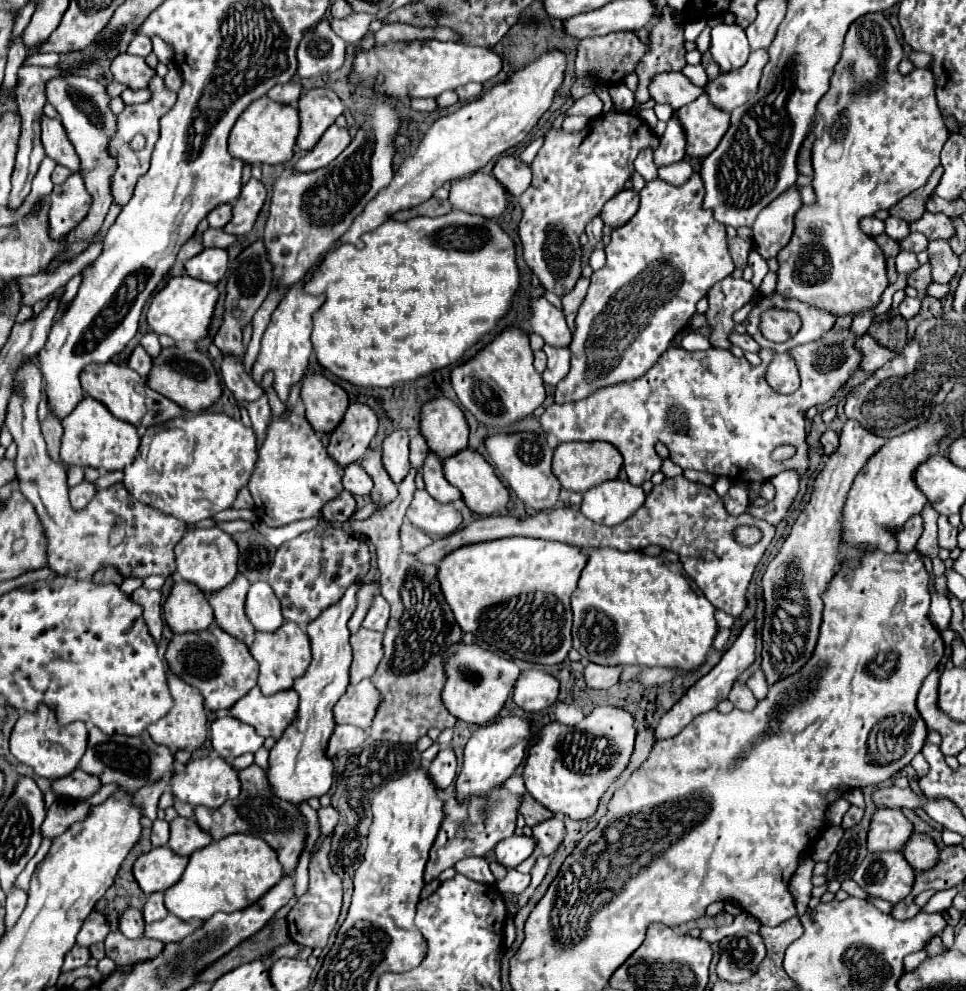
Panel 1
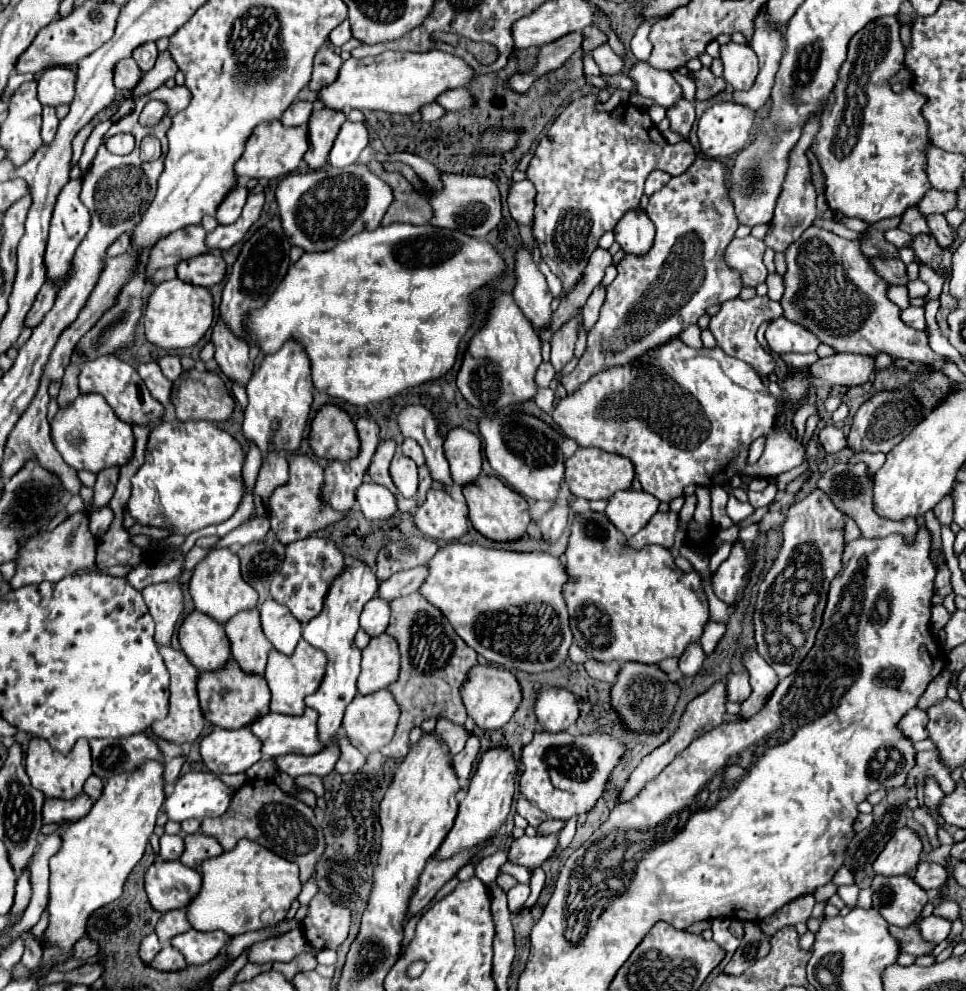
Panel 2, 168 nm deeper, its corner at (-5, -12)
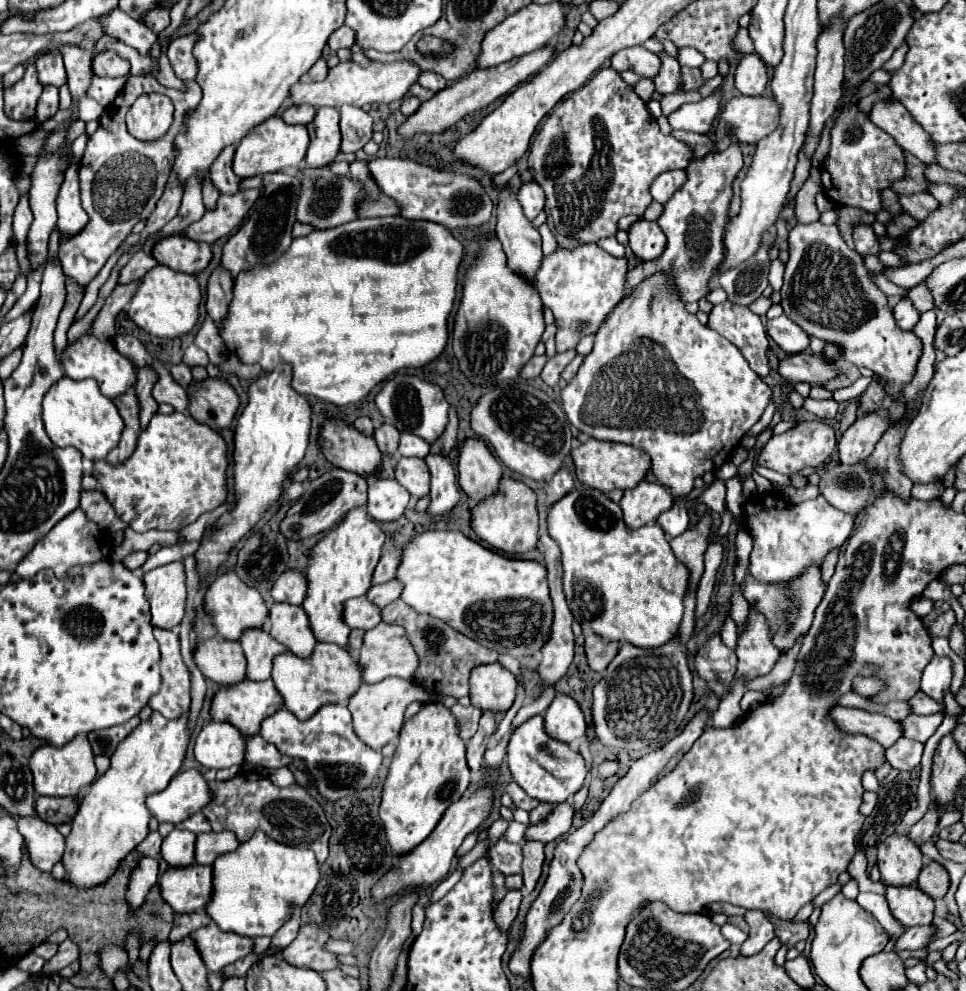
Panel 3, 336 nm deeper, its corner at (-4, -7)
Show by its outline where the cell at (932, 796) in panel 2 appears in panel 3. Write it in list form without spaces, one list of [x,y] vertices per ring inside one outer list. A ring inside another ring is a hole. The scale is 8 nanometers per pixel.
[[[931,803],[931,805],[929,805],[929,811],[925,813],[925,817],[911,827],[909,837],[911,837],[911,839],[921,839],[921,841],[917,841],[917,843],[923,843],[923,841],[931,839],[931,837],[935,835],[935,831],[937,831],[939,817],[941,817],[941,815],[935,811],[935,803]]]

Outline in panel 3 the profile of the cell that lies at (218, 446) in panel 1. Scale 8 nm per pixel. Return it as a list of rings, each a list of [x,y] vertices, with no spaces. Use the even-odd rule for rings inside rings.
[[[155,413],[149,421],[147,429],[141,431],[135,453],[119,465],[107,465],[105,461],[95,461],[95,477],[101,483],[105,497],[111,501],[113,509],[119,513],[121,521],[125,521],[135,531],[179,531],[197,521],[199,515],[213,511],[215,507],[227,501],[227,469],[229,469],[229,449],[225,439],[209,429],[205,423],[195,421],[189,413]]]

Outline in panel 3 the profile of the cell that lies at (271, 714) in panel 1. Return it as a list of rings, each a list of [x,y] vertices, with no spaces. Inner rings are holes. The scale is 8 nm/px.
[[[341,703],[323,705],[307,721],[299,721],[291,711],[279,709],[261,723],[259,735],[273,743],[281,753],[289,757],[301,757],[307,763],[307,771],[313,773],[313,785],[317,793],[331,801],[371,785],[383,759],[381,753],[371,751],[365,743],[359,741],[351,727],[351,713]]]

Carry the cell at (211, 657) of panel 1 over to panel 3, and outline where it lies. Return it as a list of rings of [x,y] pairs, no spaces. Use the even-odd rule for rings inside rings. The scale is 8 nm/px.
[[[245,679],[235,685],[229,685],[229,687],[219,687],[219,691],[215,693],[215,697],[211,701],[211,717],[215,721],[227,721],[227,723],[235,725],[245,737],[251,737],[251,735],[259,733],[259,725],[261,725],[263,717],[269,717],[271,713],[279,711],[281,707],[283,707],[283,699],[277,693],[271,679],[267,679],[267,681]]]

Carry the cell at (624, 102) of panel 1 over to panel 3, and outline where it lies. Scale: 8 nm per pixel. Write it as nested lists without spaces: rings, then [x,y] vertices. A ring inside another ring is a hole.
[[[553,1],[553,3],[531,3],[523,9],[519,9],[517,13],[513,13],[511,17],[507,17],[505,21],[501,21],[495,29],[491,29],[487,33],[487,37],[483,39],[481,45],[481,57],[479,57],[479,67],[493,67],[505,61],[511,61],[515,57],[521,57],[525,53],[531,53],[535,49],[539,49],[541,45],[547,45],[551,39],[555,39],[561,29],[565,27],[565,9],[561,1]]]

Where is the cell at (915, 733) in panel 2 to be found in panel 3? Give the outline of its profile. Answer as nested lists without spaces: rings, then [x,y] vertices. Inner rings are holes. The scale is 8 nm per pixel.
[[[835,707],[831,709],[831,719],[845,733],[865,733],[885,747],[891,747],[899,737],[903,737],[901,721],[883,713],[869,713],[857,707]]]

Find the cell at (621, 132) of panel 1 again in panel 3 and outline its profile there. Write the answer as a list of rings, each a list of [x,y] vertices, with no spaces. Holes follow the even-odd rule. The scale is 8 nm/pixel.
[[[601,69],[581,89],[567,95],[551,109],[541,131],[537,133],[531,153],[531,177],[545,191],[545,209],[549,225],[561,249],[575,249],[583,243],[595,243],[601,237],[611,237],[617,231],[617,221],[625,215],[643,215],[653,198],[649,193],[651,181],[671,169],[685,169],[693,157],[693,149],[683,141],[663,135],[645,101],[637,97],[631,85],[623,83],[615,69]]]

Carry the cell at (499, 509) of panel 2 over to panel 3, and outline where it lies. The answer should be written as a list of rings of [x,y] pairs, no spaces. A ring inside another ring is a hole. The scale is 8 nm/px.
[[[503,477],[499,483],[499,491],[493,497],[479,501],[471,509],[471,527],[477,537],[495,549],[505,553],[525,553],[537,545],[537,529],[539,529],[539,515],[537,515],[537,495],[521,481]]]

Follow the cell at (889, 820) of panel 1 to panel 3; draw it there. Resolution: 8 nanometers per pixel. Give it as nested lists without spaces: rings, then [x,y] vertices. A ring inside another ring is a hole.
[[[893,833],[877,847],[877,867],[885,885],[913,885],[923,867],[923,855],[907,835]]]

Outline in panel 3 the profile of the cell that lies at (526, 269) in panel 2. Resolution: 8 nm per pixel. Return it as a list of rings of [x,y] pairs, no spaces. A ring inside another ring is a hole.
[[[507,189],[501,193],[499,205],[497,205],[497,239],[503,245],[503,251],[507,255],[507,265],[513,273],[523,277],[527,283],[535,283],[535,273],[539,271],[543,253],[541,253],[541,237],[539,231],[527,221],[527,217],[521,211],[521,205],[517,203],[515,195]]]

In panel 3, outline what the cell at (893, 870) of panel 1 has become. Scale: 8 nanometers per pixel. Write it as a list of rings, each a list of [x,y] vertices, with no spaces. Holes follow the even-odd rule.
[[[887,885],[885,899],[889,903],[893,917],[905,927],[929,925],[933,921],[933,899],[915,885],[907,887]]]

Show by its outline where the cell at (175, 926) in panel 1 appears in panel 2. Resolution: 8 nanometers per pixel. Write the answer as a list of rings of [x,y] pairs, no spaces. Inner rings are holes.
[[[188,930],[176,938],[172,938],[172,946],[178,948],[188,964],[200,966],[216,958],[230,942],[230,936],[216,930],[216,932],[198,932]]]

